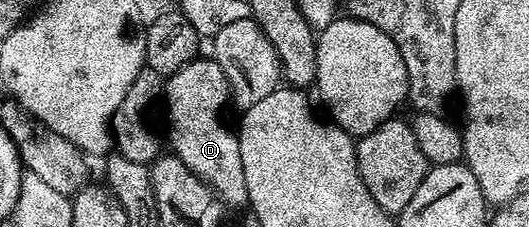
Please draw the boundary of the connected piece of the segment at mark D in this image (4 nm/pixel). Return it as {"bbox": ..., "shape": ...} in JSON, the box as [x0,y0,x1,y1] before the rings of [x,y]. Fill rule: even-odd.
{"bbox":[165,55,249,209],"shape":[[[203,55],[194,61],[185,63],[181,66],[176,73],[172,73],[170,77],[166,78],[165,81],[165,102],[167,101],[167,113],[171,116],[171,141],[175,144],[175,149],[173,149],[174,156],[181,159],[181,163],[185,163],[185,167],[189,167],[189,171],[193,171],[202,179],[206,181],[207,186],[210,187],[212,191],[215,192],[216,198],[219,201],[223,200],[225,204],[232,205],[233,208],[239,209],[244,208],[247,205],[247,200],[249,199],[249,187],[245,187],[245,167],[241,167],[241,147],[239,146],[239,138],[237,136],[236,130],[231,129],[227,126],[227,121],[223,118],[223,112],[226,111],[227,105],[229,109],[229,86],[227,80],[225,79],[225,71],[221,71],[219,64],[214,61],[210,56]]]}

